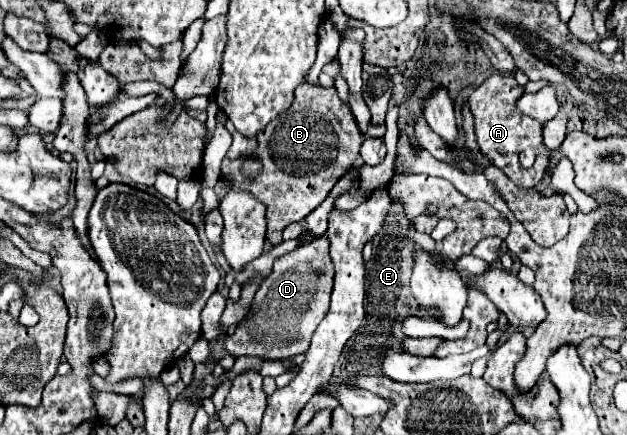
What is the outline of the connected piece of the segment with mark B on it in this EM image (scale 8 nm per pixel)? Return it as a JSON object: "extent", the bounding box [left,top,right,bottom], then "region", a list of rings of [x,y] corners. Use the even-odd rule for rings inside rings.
{"extent":[221,84,365,242],"region":[[[305,84],[295,90],[295,102],[283,116],[271,120],[265,130],[257,136],[257,160],[263,170],[255,178],[245,178],[235,172],[235,162],[225,160],[221,164],[221,174],[231,178],[233,186],[249,190],[253,196],[263,200],[267,206],[267,238],[271,242],[281,242],[281,232],[287,224],[299,222],[311,210],[315,210],[331,192],[335,182],[349,170],[361,168],[363,160],[359,148],[365,136],[351,116],[351,108],[341,102],[337,88],[323,88],[319,84]],[[287,158],[333,164],[333,168],[285,168]]]}

